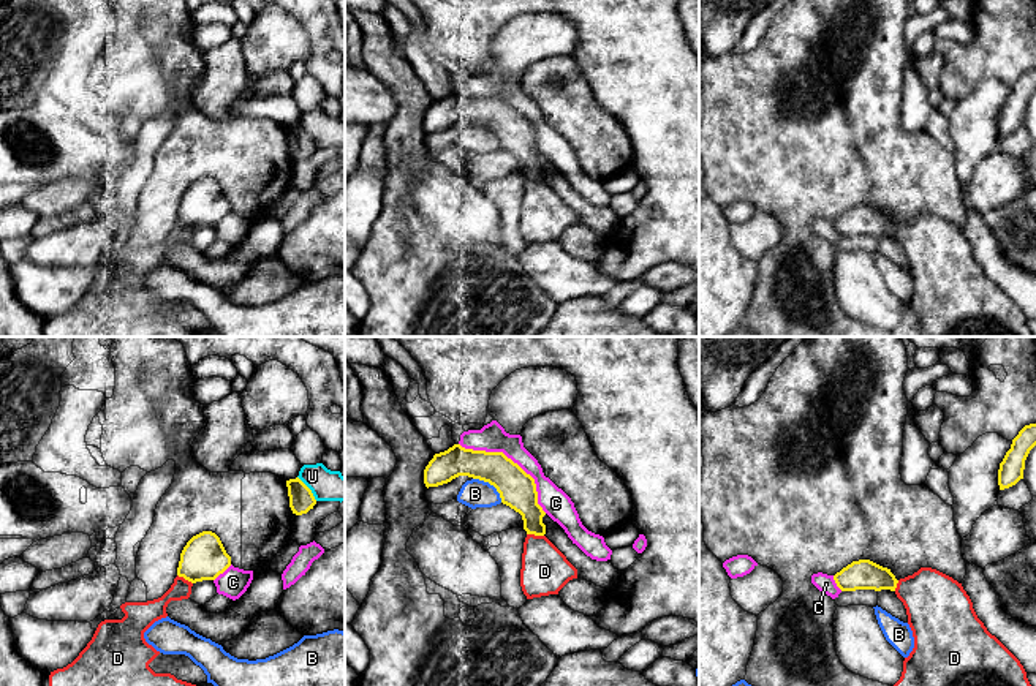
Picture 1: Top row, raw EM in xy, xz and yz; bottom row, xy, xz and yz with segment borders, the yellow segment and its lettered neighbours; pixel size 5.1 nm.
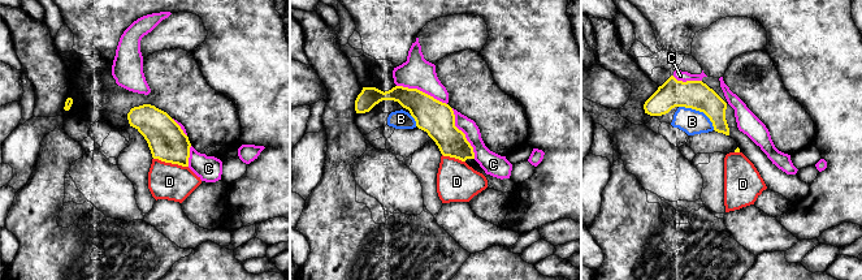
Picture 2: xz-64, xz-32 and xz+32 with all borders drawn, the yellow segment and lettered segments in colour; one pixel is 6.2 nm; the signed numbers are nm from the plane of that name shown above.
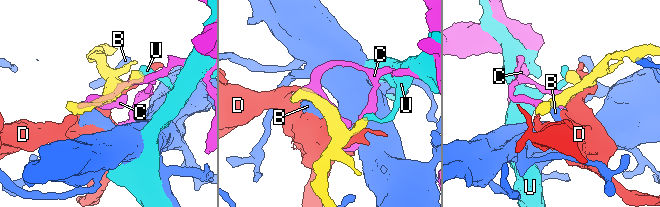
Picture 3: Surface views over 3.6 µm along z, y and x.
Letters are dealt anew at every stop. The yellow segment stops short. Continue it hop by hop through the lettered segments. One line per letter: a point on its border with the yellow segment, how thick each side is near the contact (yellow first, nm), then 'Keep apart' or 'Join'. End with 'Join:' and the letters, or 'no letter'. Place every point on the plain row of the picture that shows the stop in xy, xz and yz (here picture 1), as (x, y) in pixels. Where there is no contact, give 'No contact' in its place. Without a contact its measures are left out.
B: Touches yellow at xz (491, 130). Thickness 190 nm (yellow) against 140 nm. Keep apart
C: Touches yellow at xz (511, 106). Thickness 190 nm (yellow) against 140 nm. Keep apart
D: Touches yellow at xz (535, 180). Thickness 190 nm (yellow) against 240 nm. Join
U: Touches yellow at xy (309, 135). Thickness 130 nm (yellow) against 160 nm. Keep apart
Join: D

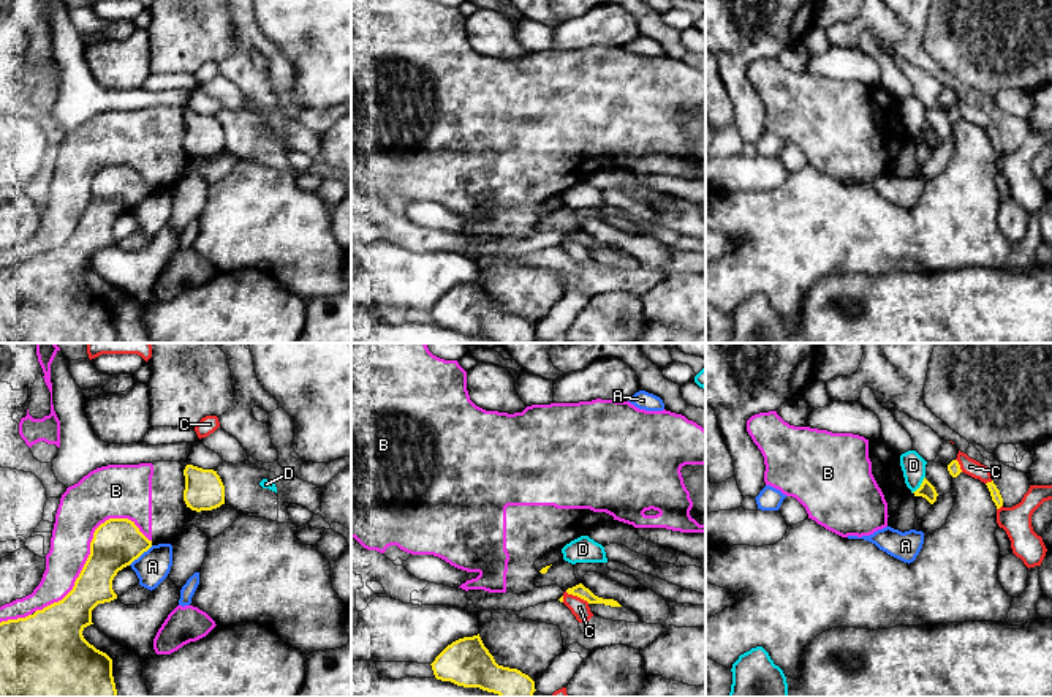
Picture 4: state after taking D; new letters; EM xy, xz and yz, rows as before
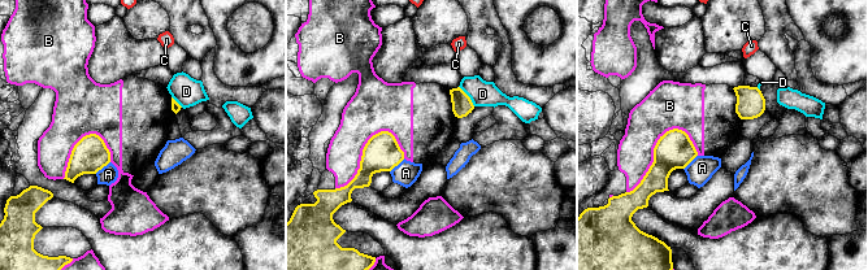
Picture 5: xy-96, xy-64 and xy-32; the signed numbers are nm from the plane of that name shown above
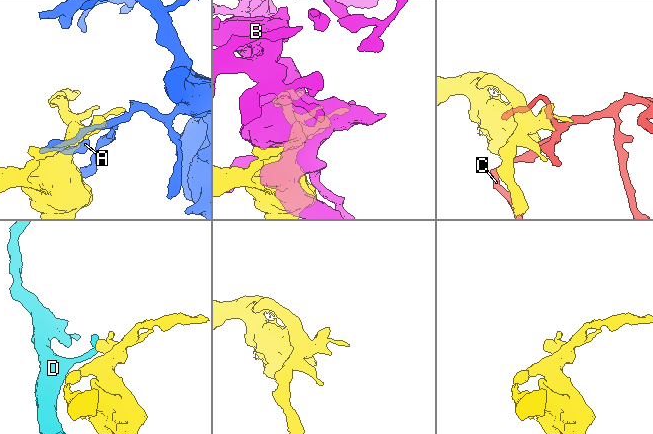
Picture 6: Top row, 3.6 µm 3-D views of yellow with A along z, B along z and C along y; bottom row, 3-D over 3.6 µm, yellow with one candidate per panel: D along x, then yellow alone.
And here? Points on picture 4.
A: Touches yellow at xy (140, 201). Thickness 240 nm (yellow) against 170 nm. Keep apart
B: Touches yellow at xy (90, 196). Thickness 240 nm (yellow) against 240 nm. Keep apart
C: Touches yellow at xz (578, 242). Thickness 70 nm (yellow) against 90 nm. Keep apart
D: Touches yellow at yz (921, 131). Thickness 80 nm (yellow) against 120 nm. Keep apart
Join: no letter

